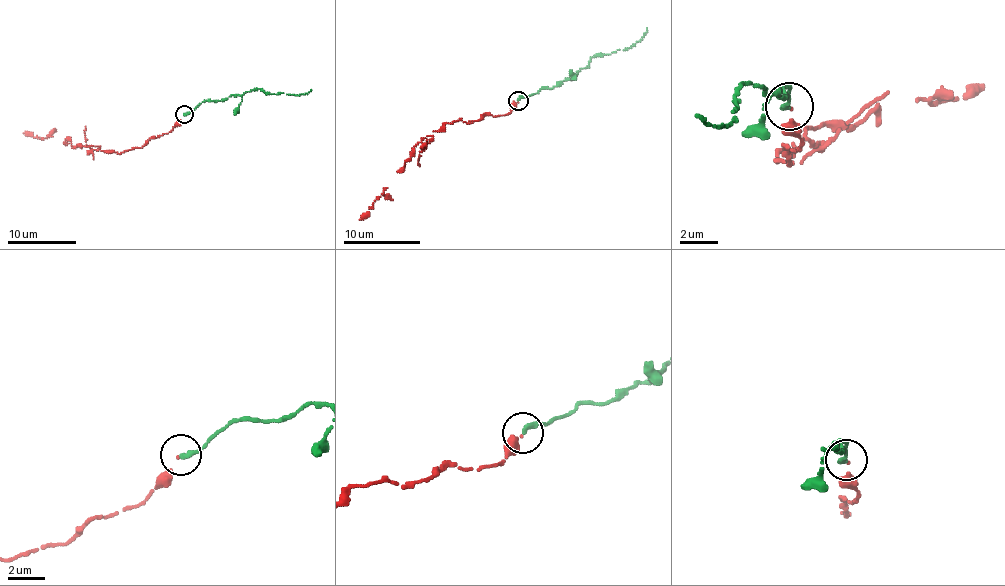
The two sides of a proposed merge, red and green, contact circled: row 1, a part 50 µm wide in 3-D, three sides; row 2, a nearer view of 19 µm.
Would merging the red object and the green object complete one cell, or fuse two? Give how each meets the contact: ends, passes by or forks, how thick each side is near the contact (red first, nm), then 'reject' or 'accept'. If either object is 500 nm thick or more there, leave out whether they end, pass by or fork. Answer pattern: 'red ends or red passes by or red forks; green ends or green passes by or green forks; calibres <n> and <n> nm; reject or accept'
red ends; green ends; calibres 110 and 280 nm; accept

